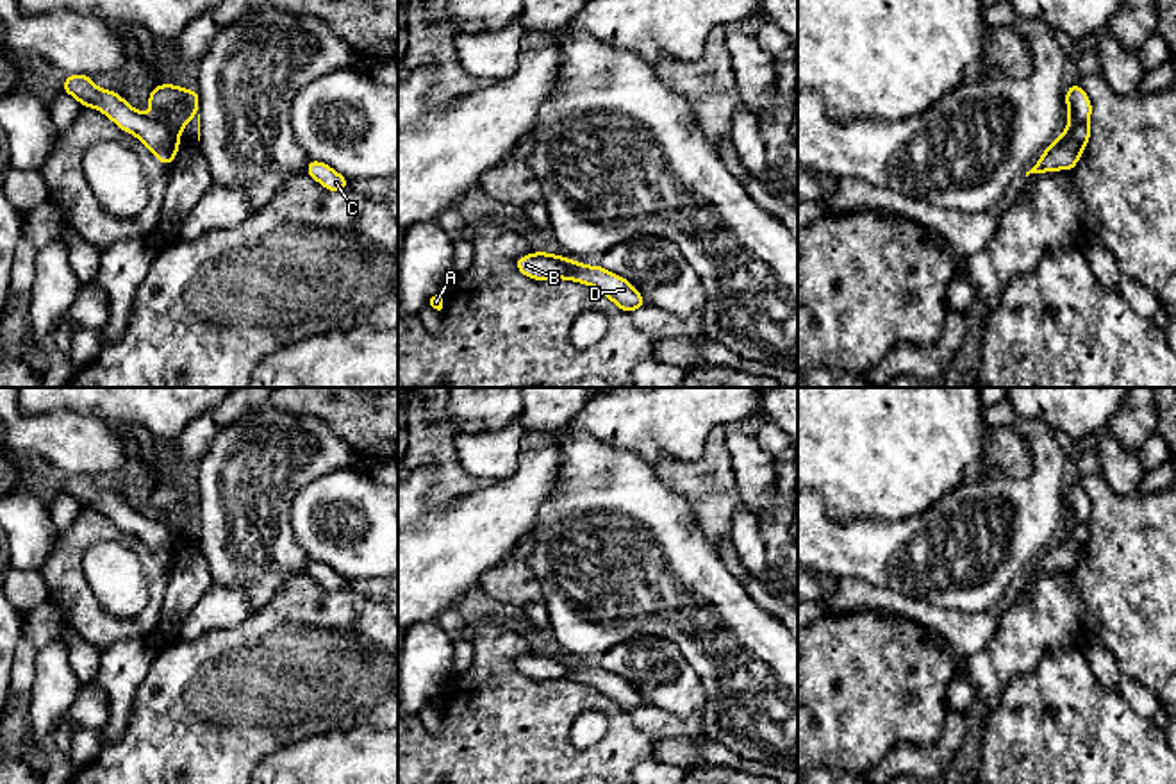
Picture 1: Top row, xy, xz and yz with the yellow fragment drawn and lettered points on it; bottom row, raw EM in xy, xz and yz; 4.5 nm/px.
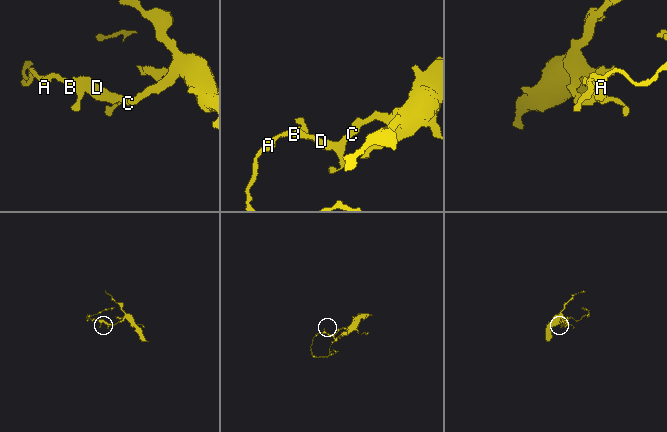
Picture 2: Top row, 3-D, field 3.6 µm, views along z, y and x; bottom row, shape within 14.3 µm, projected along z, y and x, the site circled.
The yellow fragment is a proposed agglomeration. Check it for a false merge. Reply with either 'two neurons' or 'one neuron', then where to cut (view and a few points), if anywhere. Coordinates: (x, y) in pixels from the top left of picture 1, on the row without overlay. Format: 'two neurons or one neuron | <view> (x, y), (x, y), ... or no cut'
two neurons | xy (156, 513), (179, 534)

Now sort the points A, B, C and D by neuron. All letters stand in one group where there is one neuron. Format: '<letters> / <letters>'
A B / C D

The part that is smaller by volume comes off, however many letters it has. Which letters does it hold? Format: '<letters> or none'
A, B

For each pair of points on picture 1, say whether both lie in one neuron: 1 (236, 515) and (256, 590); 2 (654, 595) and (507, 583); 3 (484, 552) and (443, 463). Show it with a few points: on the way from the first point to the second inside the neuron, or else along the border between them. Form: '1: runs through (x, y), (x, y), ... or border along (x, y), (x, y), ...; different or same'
1: runs through (245, 533), (248, 545), (256, 552), (256, 572); same
2: border along (527, 556), (527, 565), (543, 599); different
3: border along (489, 481), (441, 504), (427, 500); different

